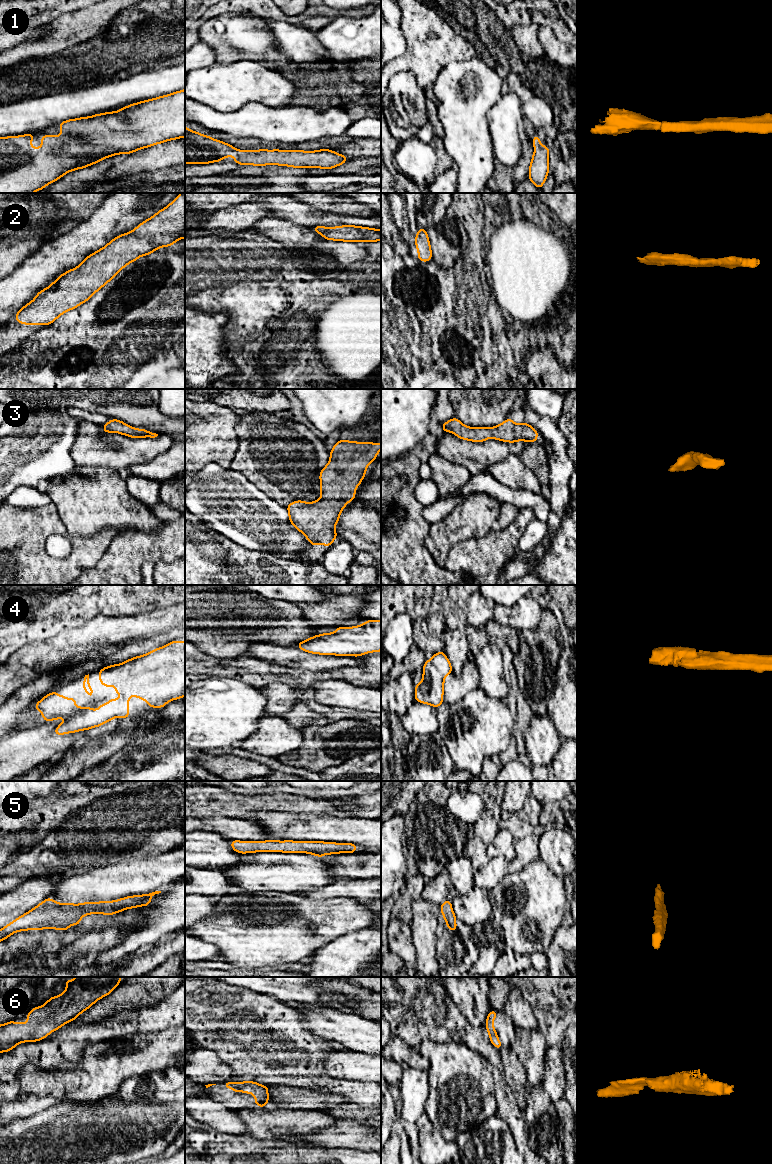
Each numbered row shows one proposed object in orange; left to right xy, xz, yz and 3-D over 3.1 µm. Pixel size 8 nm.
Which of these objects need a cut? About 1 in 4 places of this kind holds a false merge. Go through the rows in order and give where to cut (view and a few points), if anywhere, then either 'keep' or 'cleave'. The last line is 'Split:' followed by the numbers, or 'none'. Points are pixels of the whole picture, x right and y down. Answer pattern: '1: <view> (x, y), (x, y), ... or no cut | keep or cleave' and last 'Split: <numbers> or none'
1: no cut | keep
2: no cut | keep
3: no cut | keep
4: no cut | keep
5: no cut | keep
6: no cut | keep
Split: none

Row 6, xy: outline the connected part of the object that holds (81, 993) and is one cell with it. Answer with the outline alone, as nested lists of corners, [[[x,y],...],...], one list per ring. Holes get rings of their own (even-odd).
[[[76,977],[65,980],[67,988],[59,995],[48,999],[41,1007],[35,1007],[28,1012],[27,1023],[14,1021],[0,1025],[0,1052],[8,1052],[22,1042],[36,1042],[46,1038],[52,1031],[58,1030],[64,1024],[74,1021],[82,1012],[96,1001],[110,994],[120,983],[121,977]]]

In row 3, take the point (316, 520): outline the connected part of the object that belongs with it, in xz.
[[[337,441],[330,451],[329,463],[319,474],[322,498],[311,503],[298,500],[286,507],[290,523],[306,536],[312,546],[332,546],[333,540],[338,537],[335,526],[339,521],[340,513],[348,502],[355,499],[356,488],[367,473],[367,466],[377,458],[380,450],[380,443]]]

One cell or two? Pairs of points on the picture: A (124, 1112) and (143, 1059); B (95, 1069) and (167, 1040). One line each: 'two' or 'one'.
A: two
B: one

